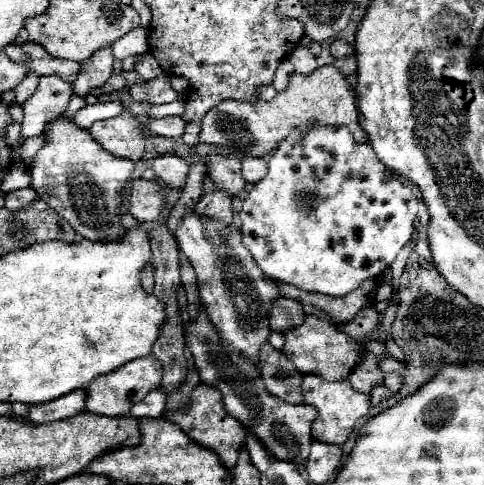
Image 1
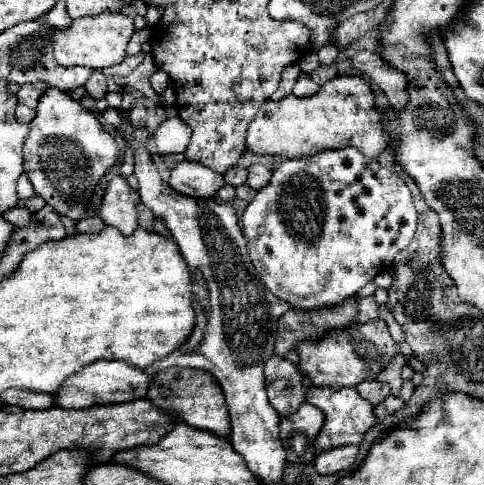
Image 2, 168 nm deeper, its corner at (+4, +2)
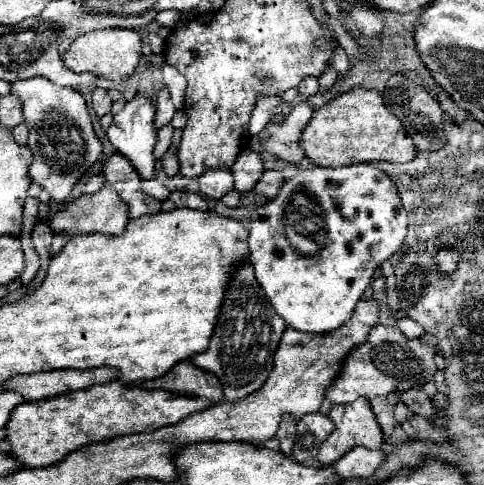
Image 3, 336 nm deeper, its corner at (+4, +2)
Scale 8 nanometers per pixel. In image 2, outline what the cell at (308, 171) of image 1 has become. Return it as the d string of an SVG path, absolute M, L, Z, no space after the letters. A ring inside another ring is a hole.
M348 146L348 148L342 148L342 150L324 150L324 152L320 152L316 156L310 156L310 158L286 160L280 166L276 166L270 184L264 186L262 190L258 190L254 200L246 206L244 216L242 216L242 224L244 224L242 232L244 232L246 240L248 240L248 254L250 254L252 266L258 272L258 276L262 278L262 282L266 284L266 288L272 294L280 296L280 300L288 302L292 306L292 310L312 312L312 310L340 306L342 302L346 302L348 298L358 294L358 290L362 286L366 286L376 274L384 272L392 264L394 256L400 250L404 250L410 244L410 240L414 238L414 232L416 232L416 208L414 208L414 202L412 202L412 194L410 194L408 186L404 184L404 180L402 180L402 176L398 172L380 166L378 160L368 158L368 156L360 154L358 148Z

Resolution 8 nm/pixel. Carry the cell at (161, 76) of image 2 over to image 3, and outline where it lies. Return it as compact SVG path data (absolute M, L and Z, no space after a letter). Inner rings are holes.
M164 86L164 88L160 88L158 94L156 94L156 120L154 120L156 128L162 128L164 124L168 124L168 122L172 120L174 112L176 112L176 110L174 110L174 104L170 102L170 92L168 92L168 88Z

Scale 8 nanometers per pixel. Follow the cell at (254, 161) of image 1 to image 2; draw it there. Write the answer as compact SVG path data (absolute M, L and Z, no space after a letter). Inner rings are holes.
M256 164L256 166L250 166L248 168L248 186L250 188L254 188L254 190L260 190L260 188L264 188L266 184L268 184L268 180L272 178L272 168L268 168L268 166L262 166L262 164Z

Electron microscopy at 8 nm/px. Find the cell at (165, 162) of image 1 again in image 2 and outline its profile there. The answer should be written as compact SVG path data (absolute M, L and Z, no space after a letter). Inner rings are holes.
M184 160L172 168L168 184L184 196L214 198L216 192L226 182L224 182L224 176L220 176L218 172L212 172L210 168L204 168L202 164L192 164Z

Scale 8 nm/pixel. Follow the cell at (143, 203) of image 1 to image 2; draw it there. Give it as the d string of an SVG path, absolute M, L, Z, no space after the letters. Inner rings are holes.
M114 176L104 190L102 202L98 204L98 216L106 226L118 228L122 234L132 234L138 226L136 204L140 196L138 192L130 190L126 178Z

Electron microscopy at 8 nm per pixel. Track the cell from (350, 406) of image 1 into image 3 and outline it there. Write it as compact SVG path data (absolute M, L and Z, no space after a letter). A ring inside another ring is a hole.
M358 398L352 404L334 406L330 410L334 432L324 440L318 452L318 460L324 466L336 462L344 452L352 450L354 446L364 446L370 450L380 450L384 444L384 434L376 416L368 404L368 400ZM336 414L336 416L332 416Z

